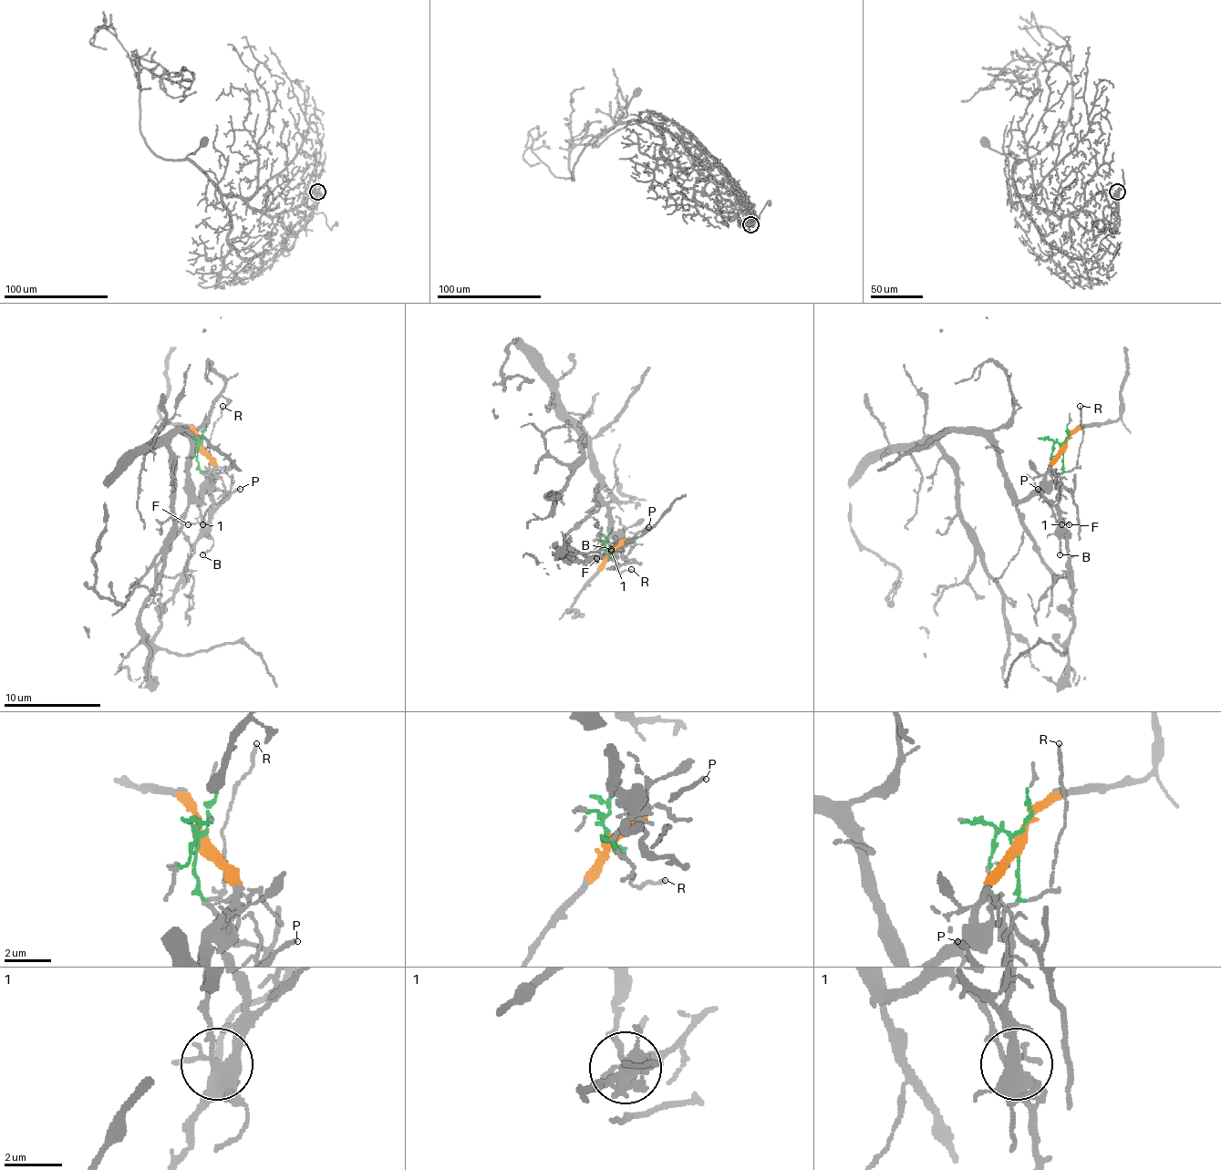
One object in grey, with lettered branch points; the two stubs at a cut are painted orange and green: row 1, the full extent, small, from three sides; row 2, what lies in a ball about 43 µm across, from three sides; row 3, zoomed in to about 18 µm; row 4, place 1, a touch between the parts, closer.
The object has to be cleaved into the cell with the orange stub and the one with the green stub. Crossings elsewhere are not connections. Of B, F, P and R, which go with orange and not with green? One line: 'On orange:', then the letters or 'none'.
On orange: none

